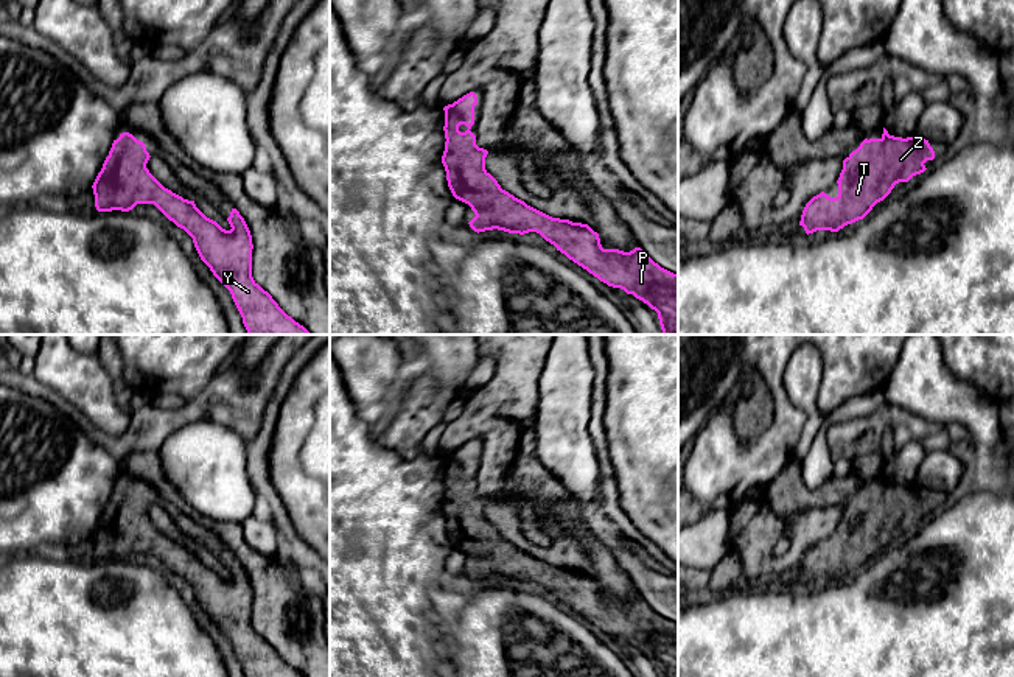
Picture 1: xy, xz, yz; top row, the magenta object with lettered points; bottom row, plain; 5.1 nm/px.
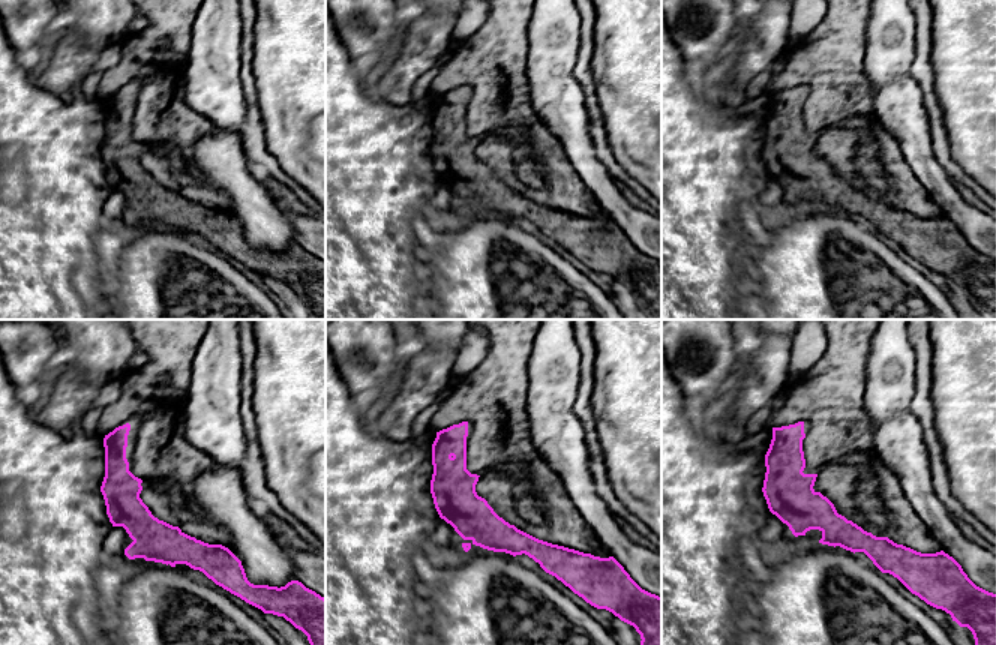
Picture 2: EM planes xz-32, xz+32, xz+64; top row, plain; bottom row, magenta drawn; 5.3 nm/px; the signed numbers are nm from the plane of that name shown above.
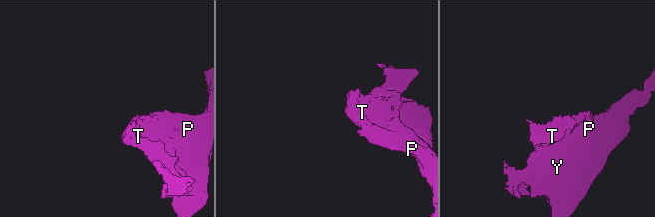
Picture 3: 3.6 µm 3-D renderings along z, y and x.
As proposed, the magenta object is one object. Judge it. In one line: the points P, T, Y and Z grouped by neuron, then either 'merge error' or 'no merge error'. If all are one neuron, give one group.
P T Y Z | no merge error

